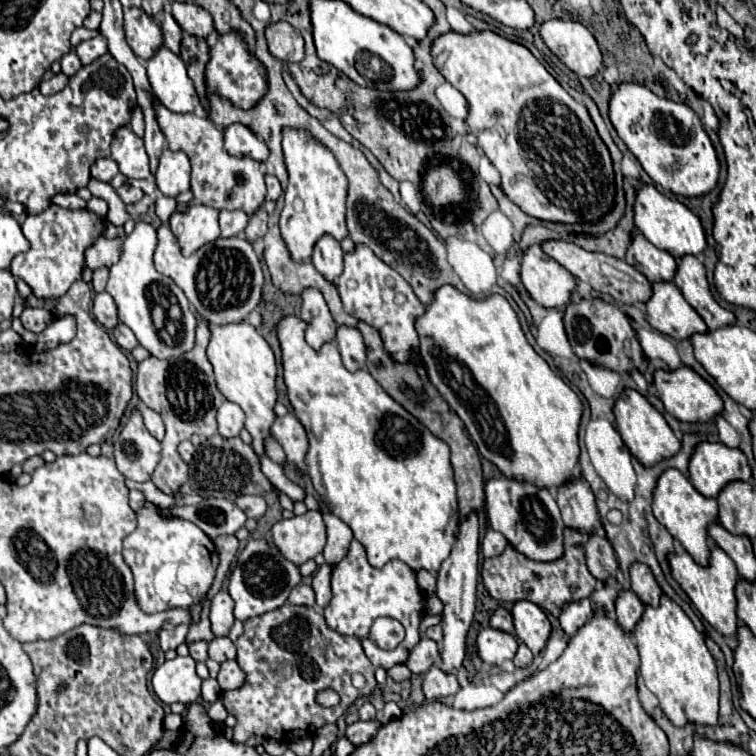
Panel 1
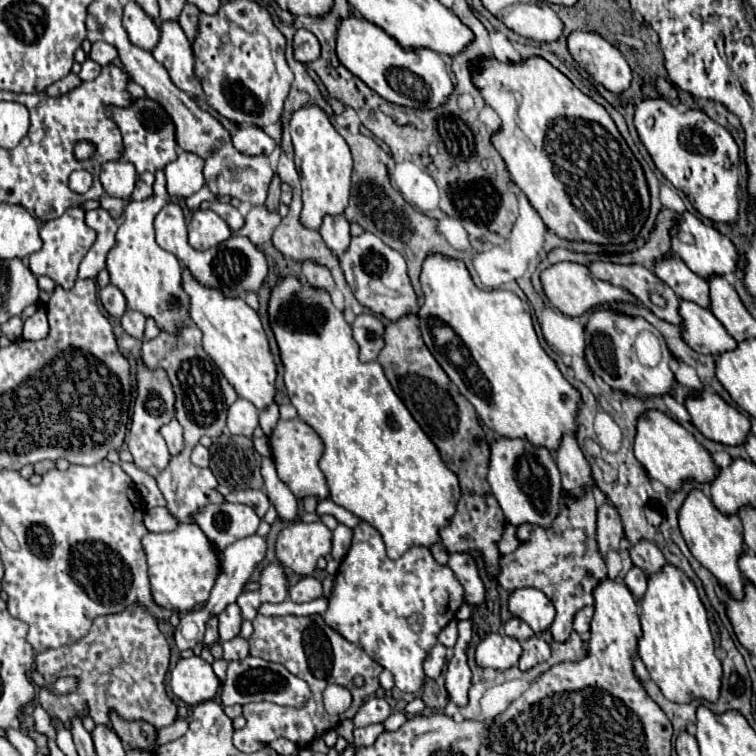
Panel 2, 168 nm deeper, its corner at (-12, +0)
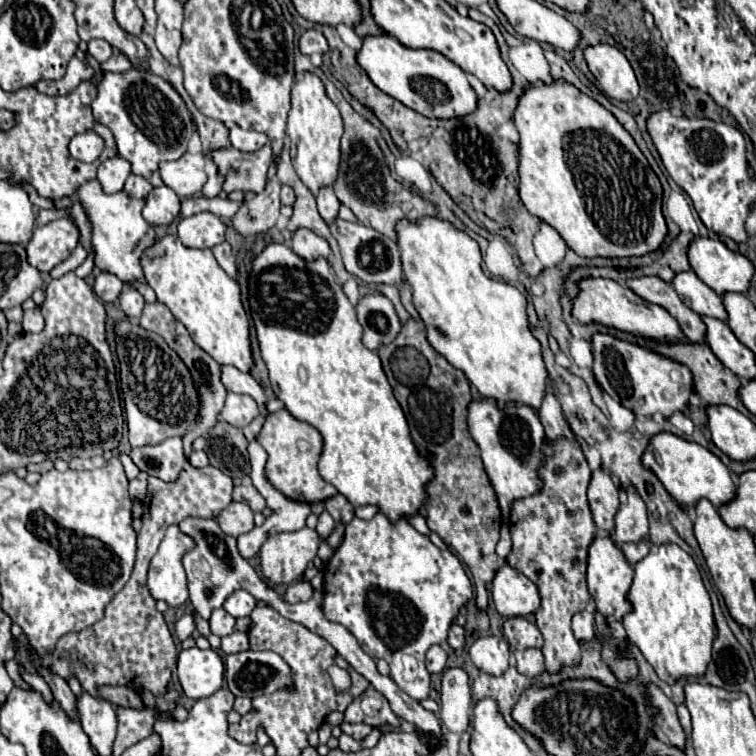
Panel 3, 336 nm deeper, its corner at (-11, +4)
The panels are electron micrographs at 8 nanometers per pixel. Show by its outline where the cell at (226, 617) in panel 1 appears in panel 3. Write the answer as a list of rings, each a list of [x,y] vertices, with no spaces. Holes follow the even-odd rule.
[[[217,608],[217,610],[213,610],[213,614],[209,618],[209,626],[211,626],[213,634],[223,638],[235,630],[235,618],[231,614],[227,614],[223,608]]]

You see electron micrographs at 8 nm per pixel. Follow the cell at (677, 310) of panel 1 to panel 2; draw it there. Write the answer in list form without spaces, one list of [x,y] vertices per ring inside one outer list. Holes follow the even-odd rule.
[[[682,300],[680,316],[684,318],[684,340],[688,342],[688,346],[692,346],[692,350],[700,354],[720,356],[738,348],[738,342],[726,332],[726,328],[710,310]]]

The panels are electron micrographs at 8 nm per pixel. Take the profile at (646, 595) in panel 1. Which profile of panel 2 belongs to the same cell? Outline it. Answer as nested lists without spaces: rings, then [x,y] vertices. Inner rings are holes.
[[[646,538],[638,540],[636,544],[632,544],[628,548],[628,552],[630,552],[632,562],[636,566],[640,566],[646,574],[650,574],[652,570],[660,570],[660,566],[664,566],[664,562],[666,562],[662,552],[658,550],[658,546],[654,542],[646,540]]]

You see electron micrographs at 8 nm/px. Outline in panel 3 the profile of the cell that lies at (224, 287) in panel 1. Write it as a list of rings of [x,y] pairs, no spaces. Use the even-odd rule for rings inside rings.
[[[167,186],[153,188],[151,194],[147,196],[147,202],[143,208],[143,218],[153,226],[169,228],[175,222],[175,218],[179,216],[179,208],[181,208],[181,202],[171,188],[167,188]]]

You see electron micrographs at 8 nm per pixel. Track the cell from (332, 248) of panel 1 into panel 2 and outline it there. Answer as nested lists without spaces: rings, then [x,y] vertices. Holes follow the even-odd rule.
[[[340,214],[340,216],[324,216],[322,226],[320,226],[320,236],[324,238],[326,246],[340,256],[350,242],[350,224],[348,220]]]

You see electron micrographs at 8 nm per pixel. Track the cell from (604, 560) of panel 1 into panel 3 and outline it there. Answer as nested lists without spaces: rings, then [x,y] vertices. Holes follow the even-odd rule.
[[[595,470],[591,484],[587,488],[589,506],[595,518],[597,528],[603,530],[603,534],[611,536],[611,528],[615,526],[615,514],[619,512],[619,488],[611,480],[611,476],[605,470]]]

